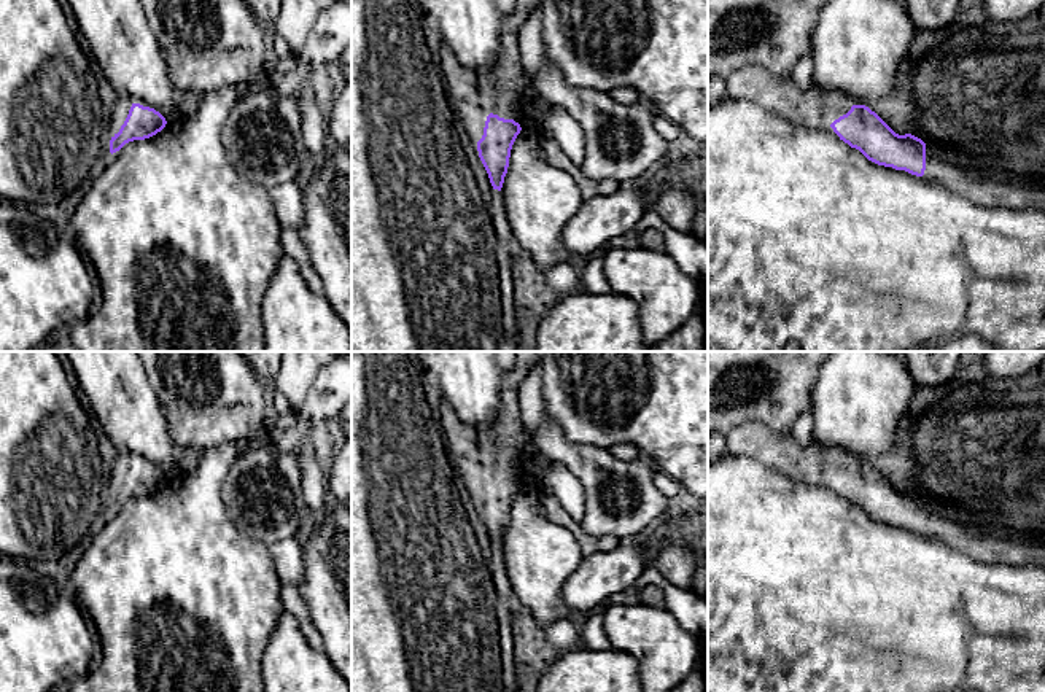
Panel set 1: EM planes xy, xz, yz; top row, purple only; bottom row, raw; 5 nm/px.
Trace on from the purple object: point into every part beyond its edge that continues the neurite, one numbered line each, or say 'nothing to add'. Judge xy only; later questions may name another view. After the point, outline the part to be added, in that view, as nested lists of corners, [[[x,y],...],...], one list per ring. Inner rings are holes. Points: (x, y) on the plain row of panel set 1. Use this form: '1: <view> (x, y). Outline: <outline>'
1: xy (121, 465). Outline: [[[119,450],[115,463],[113,463],[113,468],[111,468],[111,487],[110,487],[110,492],[115,492],[119,488],[121,482],[124,480],[127,471],[129,471],[129,466],[132,463],[132,457],[129,452],[126,450]]]

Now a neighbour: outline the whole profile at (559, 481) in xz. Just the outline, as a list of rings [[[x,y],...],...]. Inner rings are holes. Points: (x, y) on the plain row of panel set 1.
[[[550,461],[546,472],[531,485],[539,493],[550,493],[560,506],[574,519],[581,520],[585,512],[585,492],[577,477],[563,465]]]

